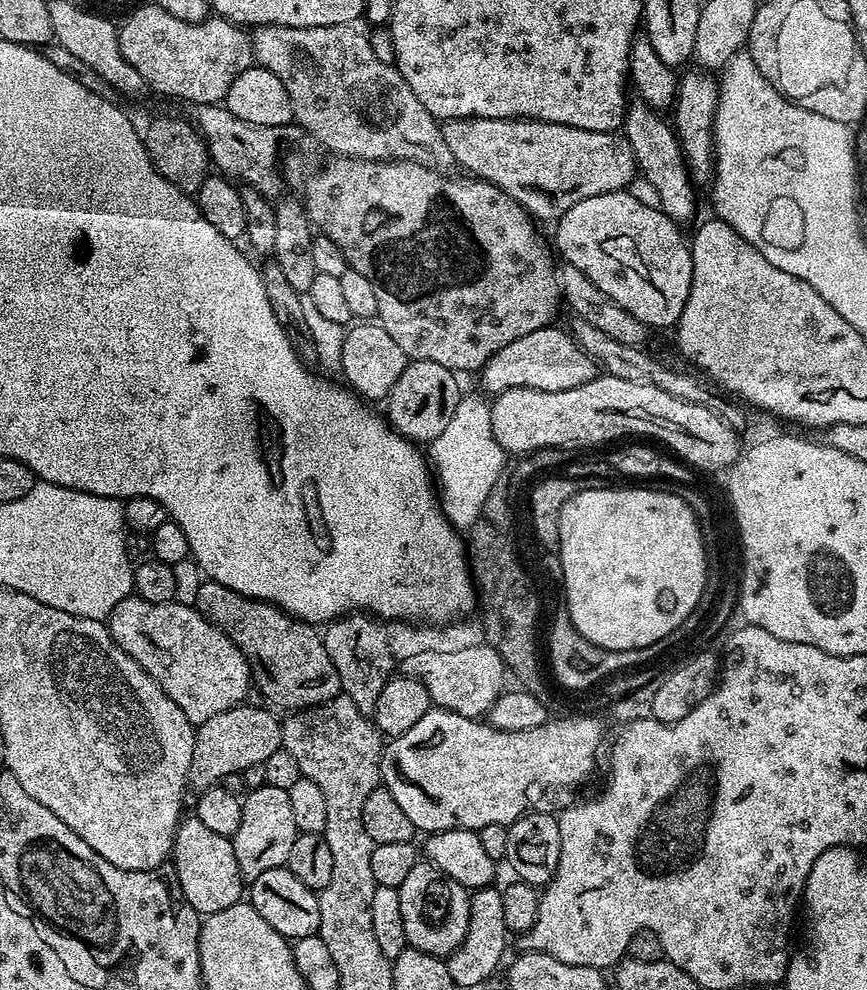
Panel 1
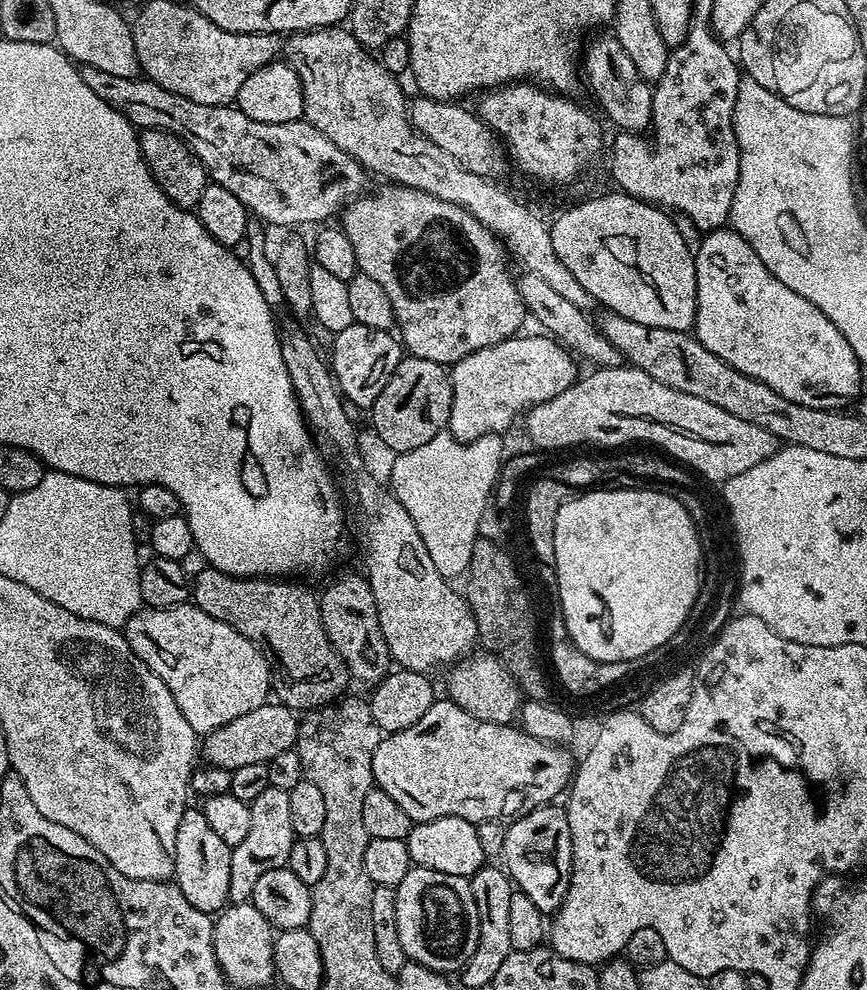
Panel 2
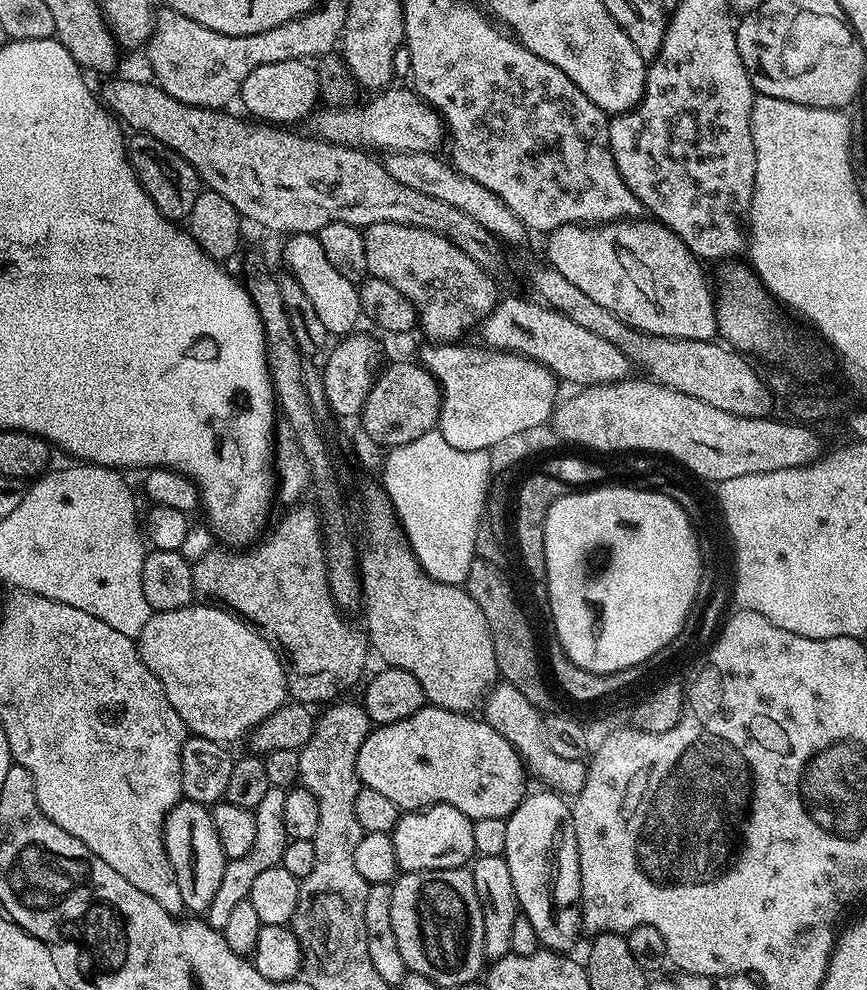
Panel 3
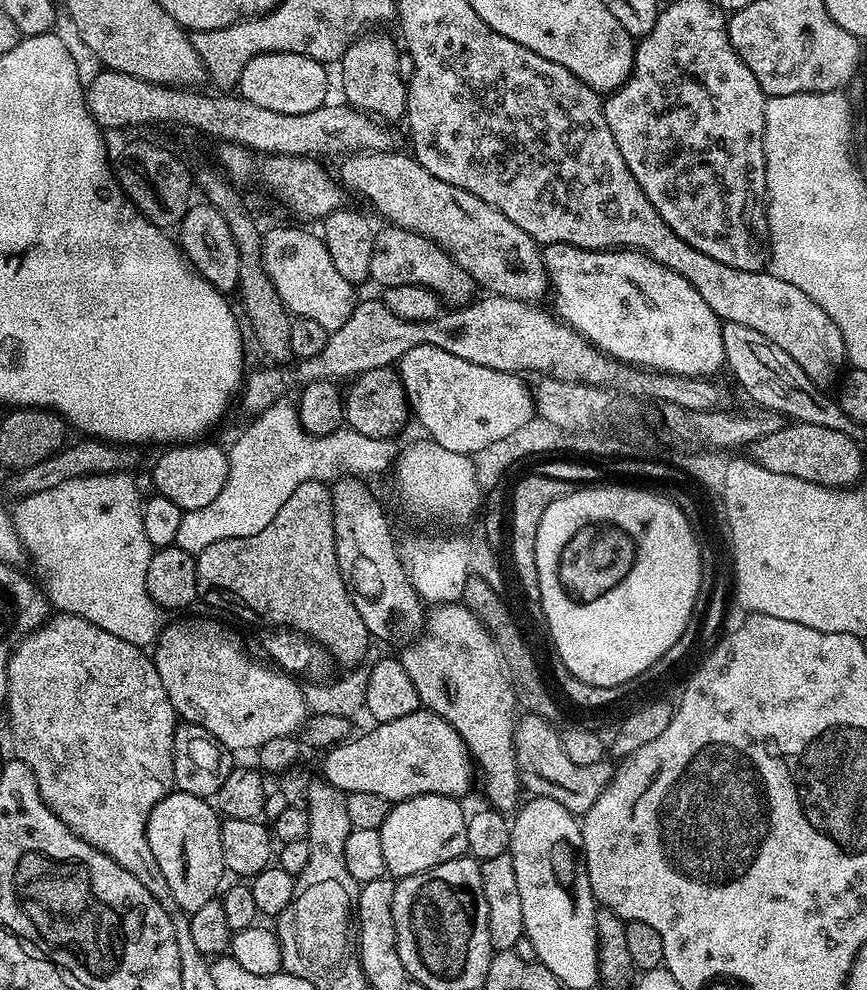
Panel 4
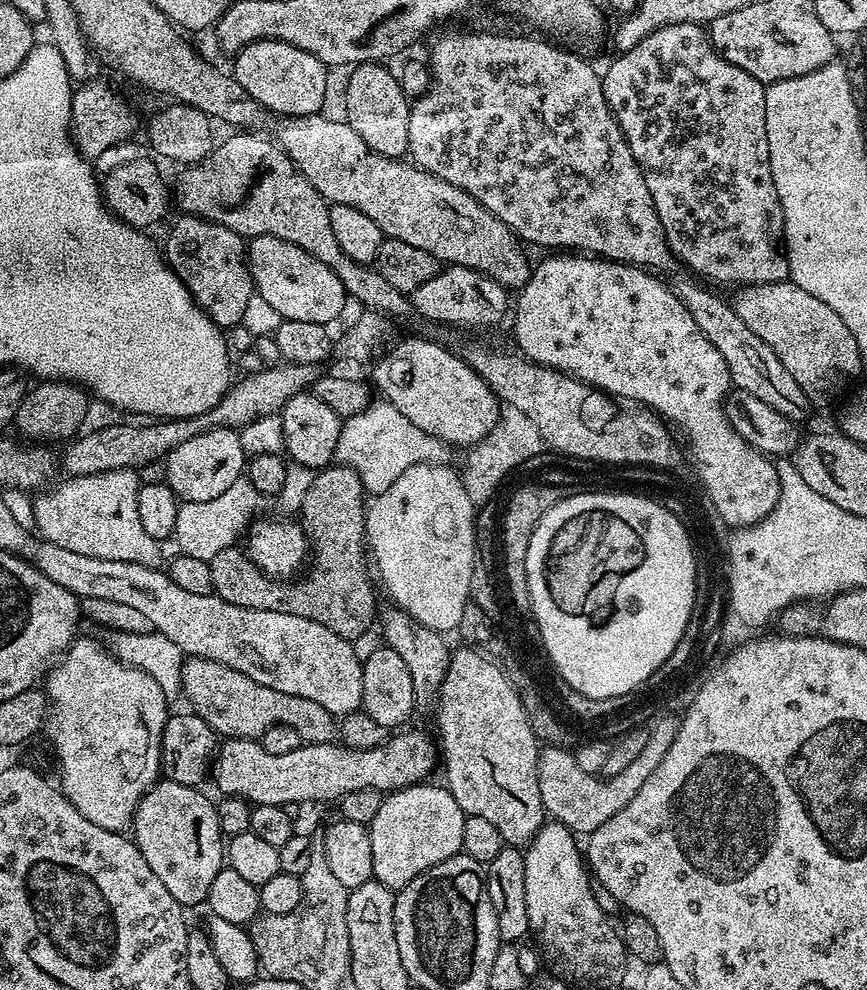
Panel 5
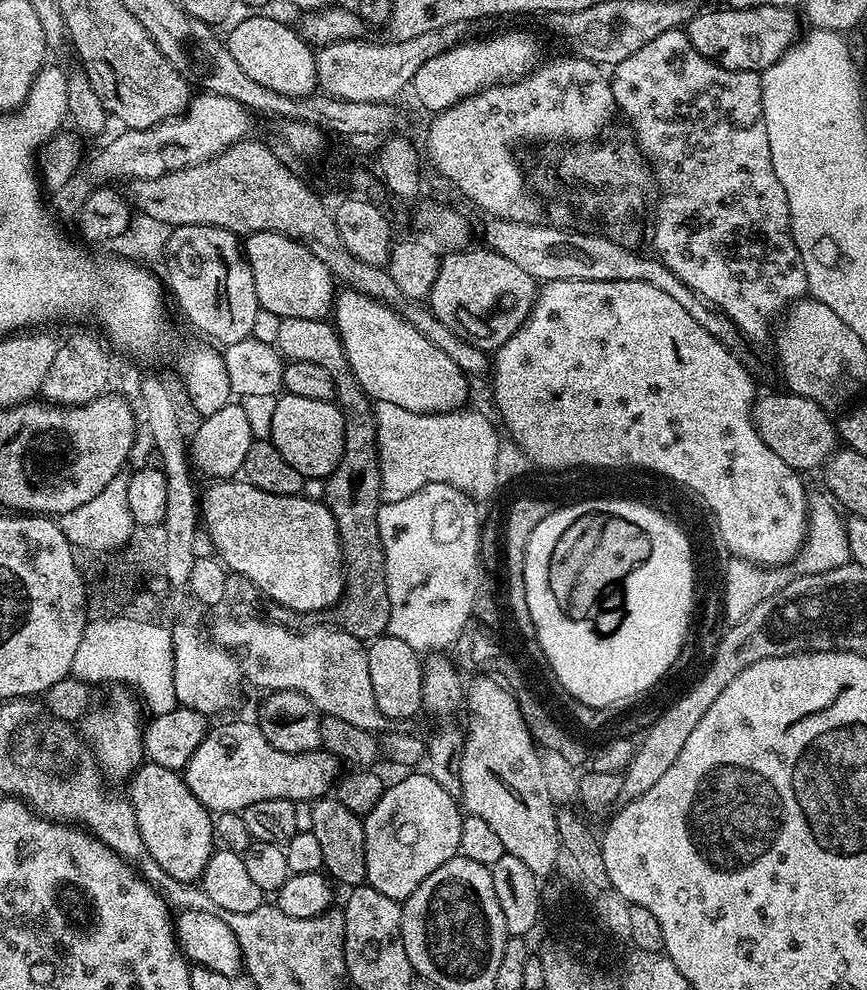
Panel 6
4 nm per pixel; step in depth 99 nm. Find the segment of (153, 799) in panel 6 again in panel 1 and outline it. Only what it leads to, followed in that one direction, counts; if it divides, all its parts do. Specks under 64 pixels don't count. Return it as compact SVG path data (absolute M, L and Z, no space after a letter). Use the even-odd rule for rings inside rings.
M195 818L185 819L176 829L172 856L176 860L176 880L180 883L179 895L185 904L201 914L226 910L226 906L241 903L246 884L240 874L238 858L229 837L214 834Z

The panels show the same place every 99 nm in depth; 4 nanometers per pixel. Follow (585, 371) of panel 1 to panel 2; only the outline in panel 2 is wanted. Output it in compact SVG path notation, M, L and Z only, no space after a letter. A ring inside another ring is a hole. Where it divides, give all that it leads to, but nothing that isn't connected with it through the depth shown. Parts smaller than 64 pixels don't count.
M548 334L524 335L514 335L508 340L478 350L451 365L452 409L447 431L452 433L454 439L467 442L489 434L503 434L517 423L518 417L528 408L562 394L562 390L576 383L578 371L576 372L576 364L572 361L573 353L568 348Z

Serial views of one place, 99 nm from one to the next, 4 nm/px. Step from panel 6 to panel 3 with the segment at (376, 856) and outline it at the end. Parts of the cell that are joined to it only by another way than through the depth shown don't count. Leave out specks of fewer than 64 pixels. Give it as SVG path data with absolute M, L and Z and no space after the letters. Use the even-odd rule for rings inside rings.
M431 804L428 808L408 810L390 833L394 842L396 867L401 873L433 872L471 865L476 856L472 819L449 804Z

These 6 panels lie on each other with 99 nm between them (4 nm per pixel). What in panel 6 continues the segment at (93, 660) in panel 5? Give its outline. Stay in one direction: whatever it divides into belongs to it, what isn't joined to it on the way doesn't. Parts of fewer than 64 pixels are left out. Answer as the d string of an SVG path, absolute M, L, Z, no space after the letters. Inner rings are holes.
M116 686L111 689L112 692L108 696L108 701L99 708L93 707L88 715L82 721L82 735L88 742L88 747L91 748L96 755L96 763L100 766L100 771L104 773L109 781L121 780L127 781L132 773L140 767L145 759L144 754L144 725L145 721L140 720L140 708L142 712L142 704L139 699L129 689L123 686Z

